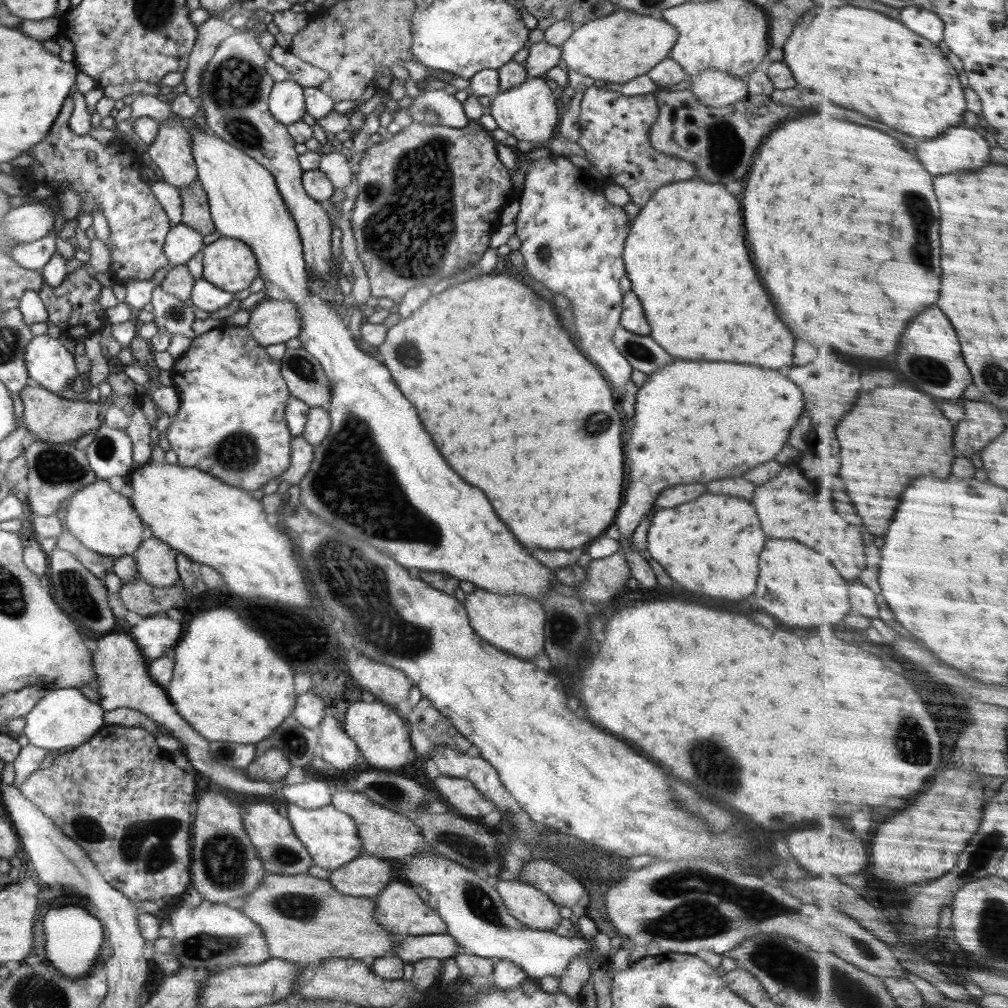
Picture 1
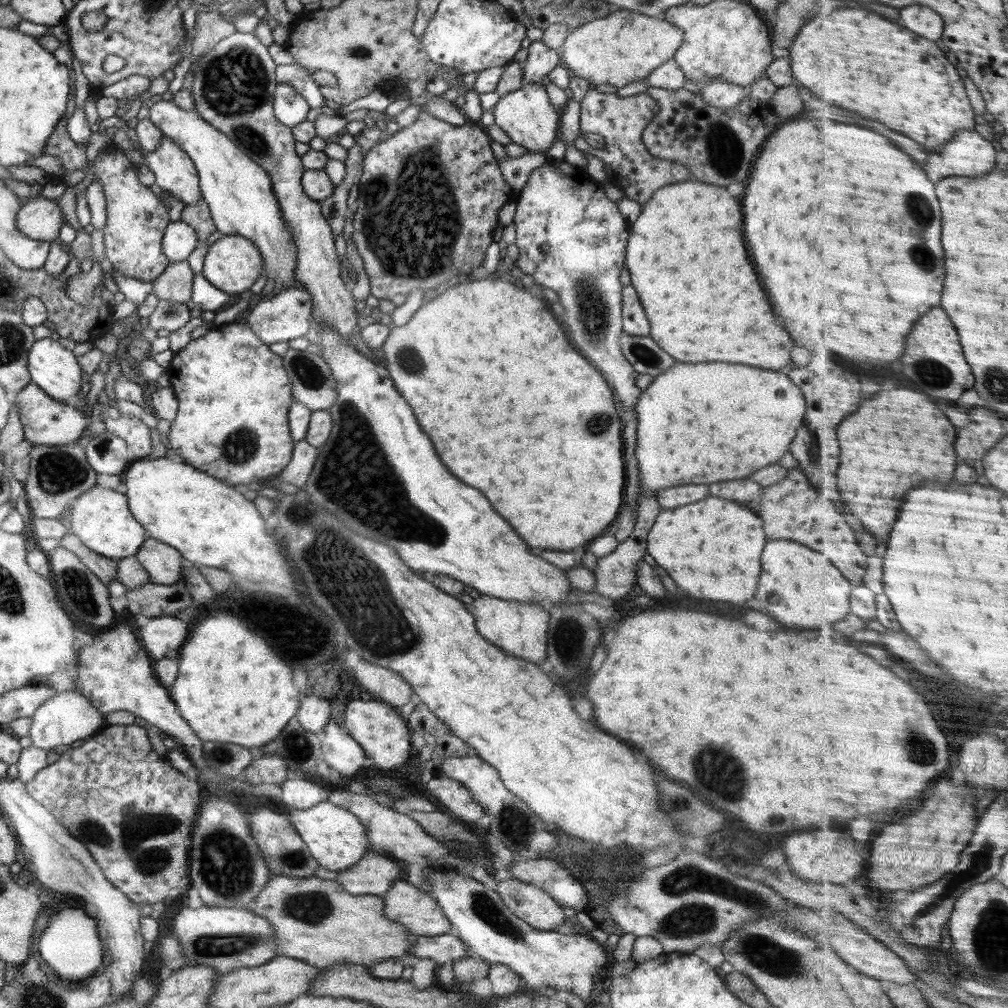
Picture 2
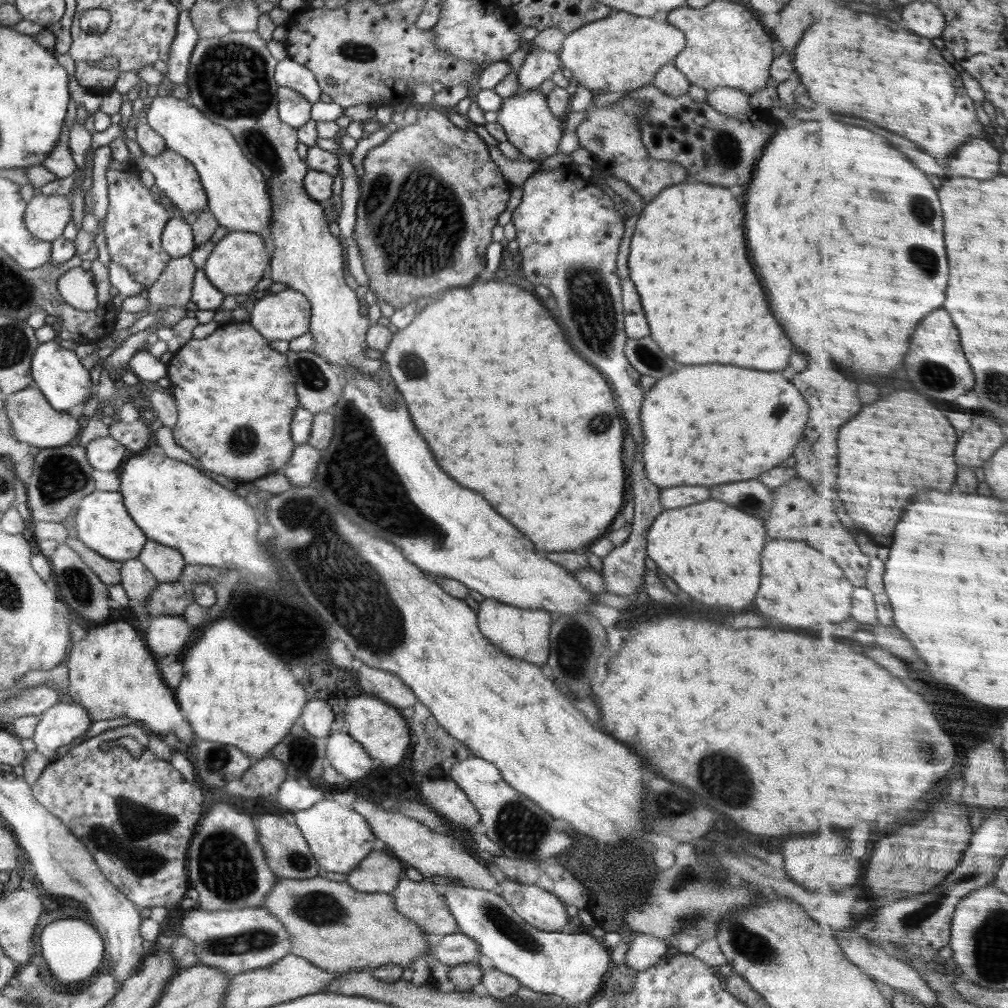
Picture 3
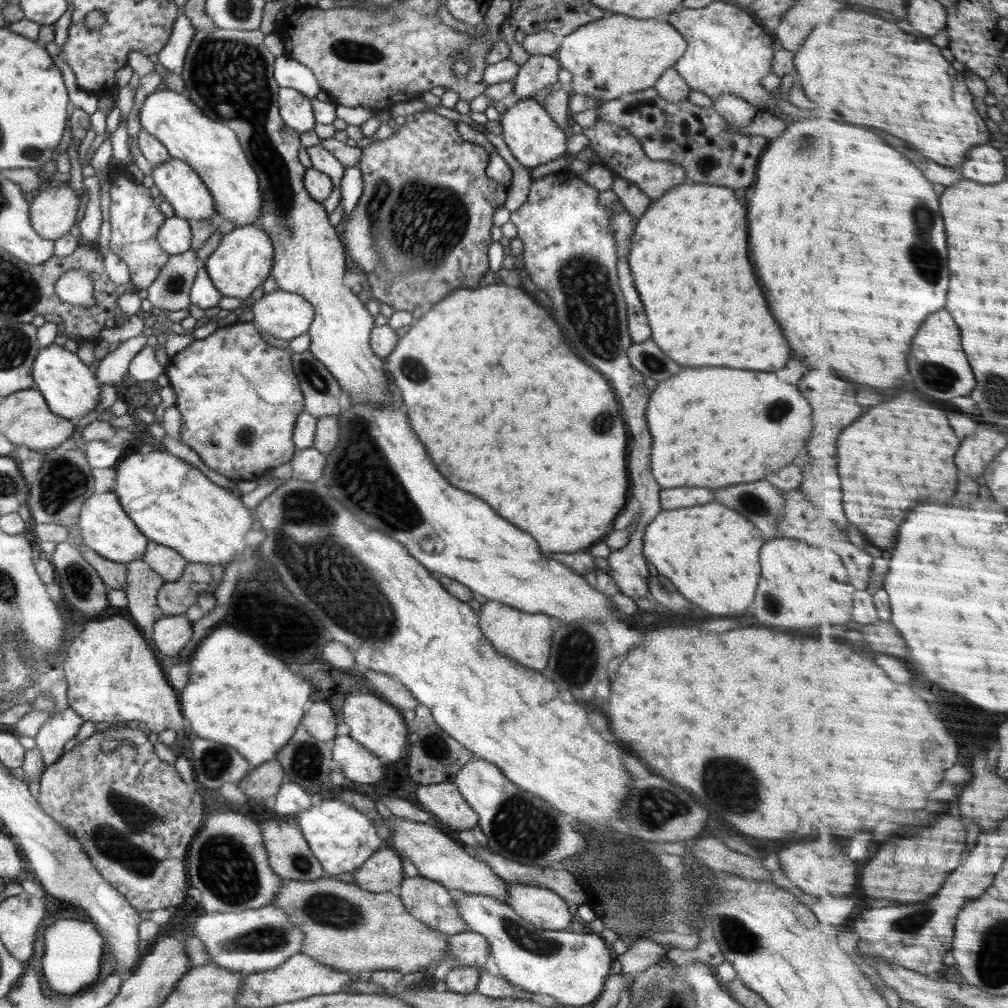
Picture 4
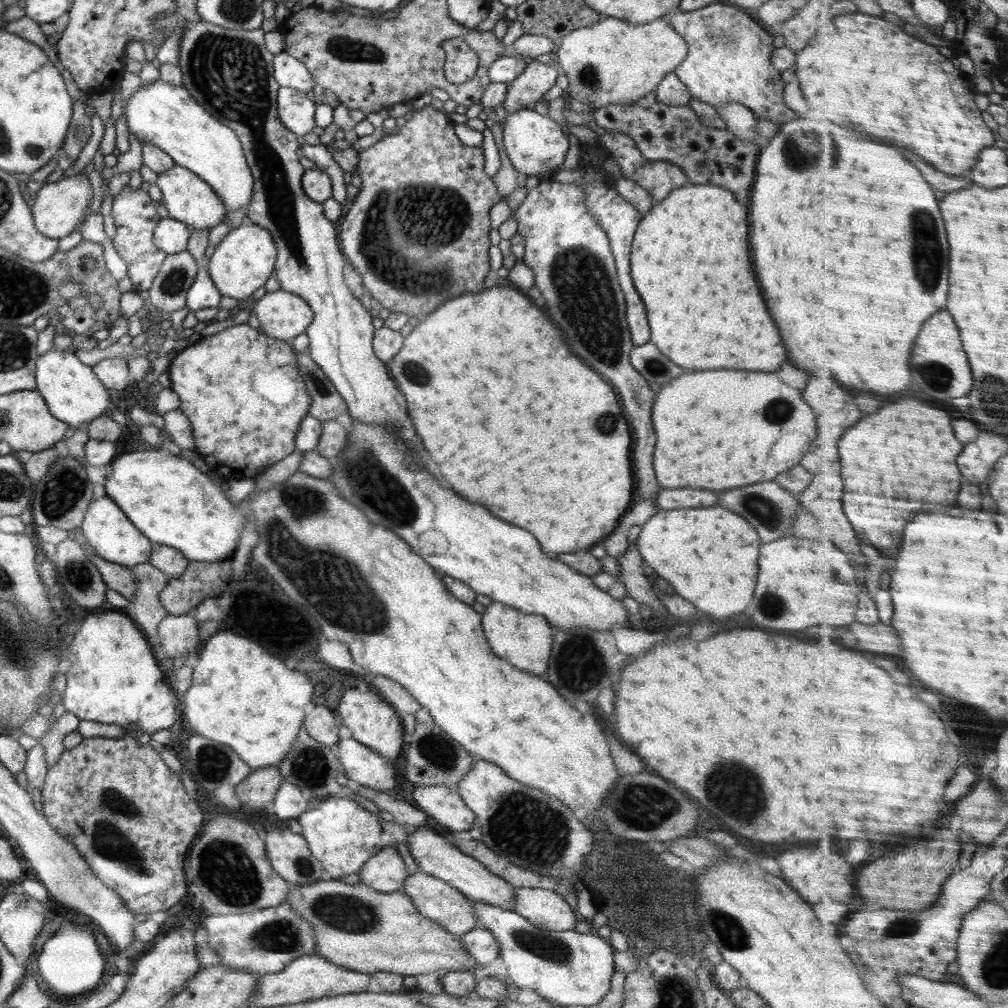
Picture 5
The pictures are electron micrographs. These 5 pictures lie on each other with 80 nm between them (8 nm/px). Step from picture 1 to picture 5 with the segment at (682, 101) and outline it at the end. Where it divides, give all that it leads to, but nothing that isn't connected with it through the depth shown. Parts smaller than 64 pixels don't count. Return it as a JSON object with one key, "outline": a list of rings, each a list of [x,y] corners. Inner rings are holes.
{"outline":[[[650,92],[630,104],[610,104],[593,110],[596,124],[605,130],[627,134],[644,158],[681,167],[689,184],[722,186],[730,192],[746,190],[755,180],[757,156],[762,145],[740,140],[730,130],[706,126],[690,106],[668,106]]]}

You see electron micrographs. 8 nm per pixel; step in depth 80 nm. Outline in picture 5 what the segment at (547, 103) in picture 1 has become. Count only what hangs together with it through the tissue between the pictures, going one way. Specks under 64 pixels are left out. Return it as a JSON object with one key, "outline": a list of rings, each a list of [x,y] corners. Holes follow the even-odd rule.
{"outline":[[[522,109],[500,119],[503,129],[503,145],[513,168],[523,178],[538,175],[542,180],[552,178],[556,169],[564,162],[569,150],[568,137],[564,135],[561,124],[548,115],[537,114],[534,109]]]}

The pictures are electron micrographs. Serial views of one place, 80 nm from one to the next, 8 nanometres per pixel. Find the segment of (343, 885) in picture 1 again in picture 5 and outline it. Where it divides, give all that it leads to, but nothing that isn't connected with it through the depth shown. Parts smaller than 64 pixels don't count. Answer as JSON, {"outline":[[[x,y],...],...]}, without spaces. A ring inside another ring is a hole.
{"outline":[[[383,847],[359,870],[362,883],[381,893],[402,890],[408,869],[394,847]]]}

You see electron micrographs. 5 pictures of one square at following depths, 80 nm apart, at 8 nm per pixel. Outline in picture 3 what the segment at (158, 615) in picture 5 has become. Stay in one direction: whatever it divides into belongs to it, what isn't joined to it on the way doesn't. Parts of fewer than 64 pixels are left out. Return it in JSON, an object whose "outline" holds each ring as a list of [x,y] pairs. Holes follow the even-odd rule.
{"outline":[[[137,559],[125,561],[120,572],[120,584],[130,600],[129,607],[139,620],[148,620],[151,616],[147,611],[146,601],[160,583]]]}

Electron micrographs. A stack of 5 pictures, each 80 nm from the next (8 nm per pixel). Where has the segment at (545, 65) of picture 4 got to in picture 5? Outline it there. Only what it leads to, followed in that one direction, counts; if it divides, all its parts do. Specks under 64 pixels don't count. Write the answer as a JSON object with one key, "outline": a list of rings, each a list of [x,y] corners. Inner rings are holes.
{"outline":[[[540,62],[526,64],[524,71],[508,85],[506,98],[503,102],[504,115],[518,112],[522,109],[533,109],[535,104],[543,99],[544,94],[556,84],[560,69]]]}

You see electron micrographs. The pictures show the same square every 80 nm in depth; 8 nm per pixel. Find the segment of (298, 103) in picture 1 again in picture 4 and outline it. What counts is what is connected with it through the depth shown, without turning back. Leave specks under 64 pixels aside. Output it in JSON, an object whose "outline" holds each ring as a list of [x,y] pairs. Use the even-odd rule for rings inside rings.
{"outline":[[[279,87],[278,93],[279,114],[286,126],[302,133],[313,130],[315,118],[311,100],[298,90],[288,87]]]}

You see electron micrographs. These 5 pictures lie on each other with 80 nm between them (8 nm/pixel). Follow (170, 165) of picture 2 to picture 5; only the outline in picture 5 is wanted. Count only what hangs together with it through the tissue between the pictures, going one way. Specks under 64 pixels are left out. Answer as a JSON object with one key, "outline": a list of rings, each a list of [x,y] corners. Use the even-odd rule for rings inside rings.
{"outline":[[[175,164],[172,169],[158,175],[156,186],[162,191],[168,216],[187,224],[190,228],[211,229],[222,223],[226,217],[228,210],[212,187],[207,186],[204,180],[183,166]]]}

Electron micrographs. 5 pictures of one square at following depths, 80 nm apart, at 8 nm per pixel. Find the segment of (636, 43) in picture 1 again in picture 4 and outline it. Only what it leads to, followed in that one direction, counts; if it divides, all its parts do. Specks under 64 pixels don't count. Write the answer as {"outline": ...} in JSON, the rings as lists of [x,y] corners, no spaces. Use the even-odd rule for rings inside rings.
{"outline":[[[609,13],[610,18],[600,18],[578,27],[574,32],[559,39],[559,49],[554,53],[562,69],[572,73],[572,94],[583,94],[595,101],[616,100],[626,94],[652,88],[662,74],[674,67],[686,51],[686,40],[670,23],[655,19],[638,19],[625,14]]]}

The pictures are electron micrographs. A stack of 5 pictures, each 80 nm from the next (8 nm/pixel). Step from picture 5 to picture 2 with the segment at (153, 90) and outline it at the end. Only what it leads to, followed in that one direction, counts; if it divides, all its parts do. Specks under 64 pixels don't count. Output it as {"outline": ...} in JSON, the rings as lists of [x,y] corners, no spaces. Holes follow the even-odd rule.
{"outline":[[[164,98],[151,105],[147,112],[150,113],[150,121],[160,129],[163,136],[171,138],[194,162],[199,174],[201,196],[208,203],[209,213],[217,230],[223,235],[249,238],[265,260],[264,274],[268,278],[274,278],[275,284],[285,284],[286,287],[281,291],[296,288],[293,236],[282,218],[279,202],[266,171],[197,112],[182,110],[172,100]]]}

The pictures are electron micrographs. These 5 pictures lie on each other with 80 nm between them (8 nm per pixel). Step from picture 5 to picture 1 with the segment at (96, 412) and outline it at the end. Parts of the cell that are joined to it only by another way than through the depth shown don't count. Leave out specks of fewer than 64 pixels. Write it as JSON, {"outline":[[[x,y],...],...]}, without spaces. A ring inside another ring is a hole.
{"outline":[[[47,334],[32,337],[25,348],[24,360],[28,376],[50,392],[57,393],[79,384],[80,373],[74,355]]]}

